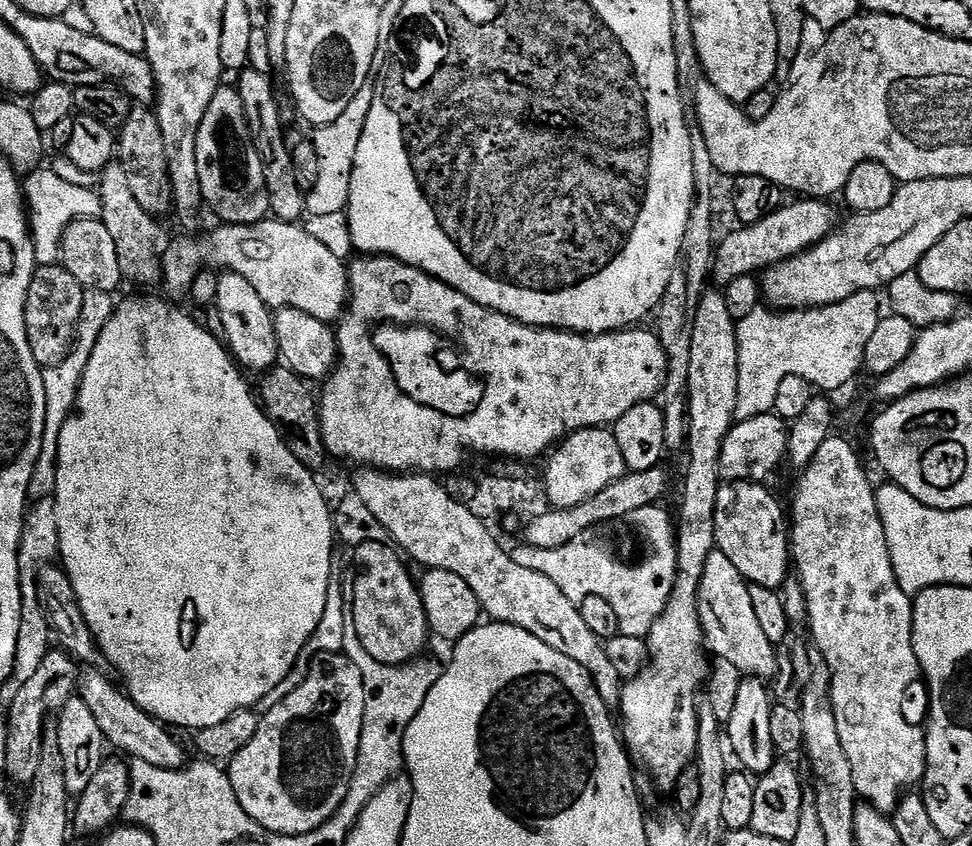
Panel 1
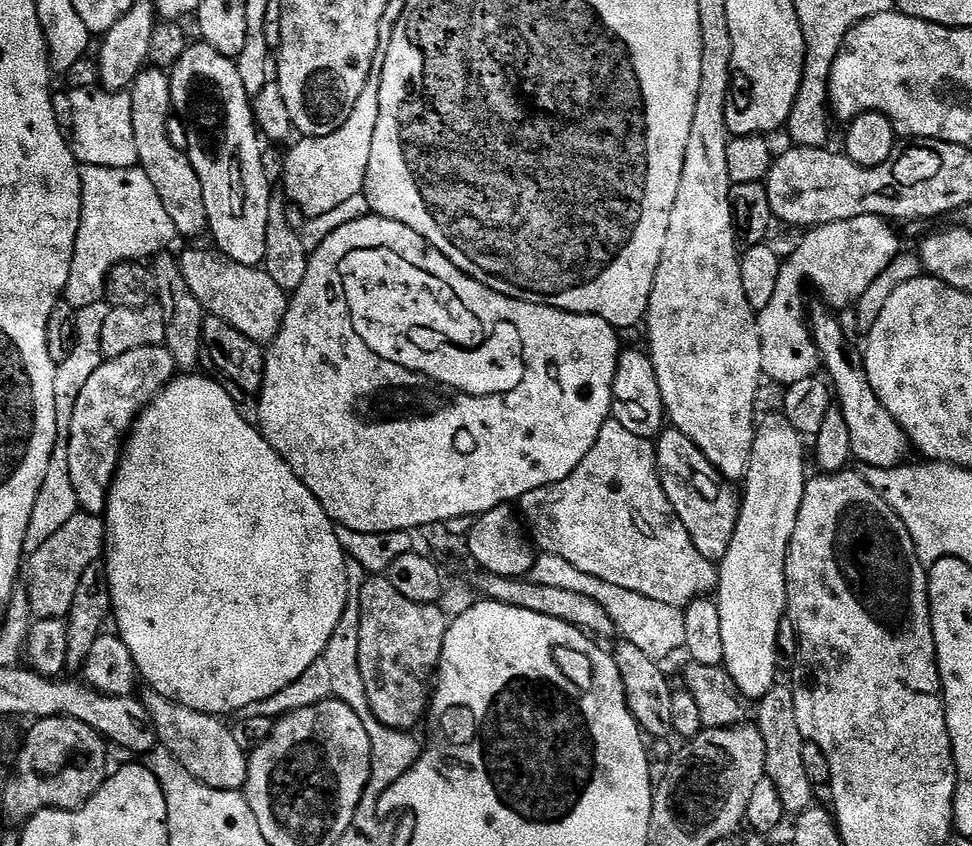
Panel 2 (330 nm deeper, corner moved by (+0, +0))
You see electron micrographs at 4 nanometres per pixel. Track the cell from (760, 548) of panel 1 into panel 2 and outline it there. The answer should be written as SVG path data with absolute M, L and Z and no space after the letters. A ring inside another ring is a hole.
M668 426L661 431L656 446L656 465L660 471L660 481L666 490L666 498L674 506L678 518L682 518L682 526L690 534L694 546L698 546L698 554L702 558L718 562L730 550L730 538L734 538L736 523L740 517L740 501L731 483L710 463L677 428Z

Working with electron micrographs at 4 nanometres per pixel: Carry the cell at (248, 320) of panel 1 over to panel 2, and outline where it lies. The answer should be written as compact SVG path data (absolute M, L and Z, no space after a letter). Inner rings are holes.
M155 66L145 67L130 89L132 98L132 121L134 122L134 140L138 146L139 167L154 182L166 214L176 223L179 235L200 236L208 232L206 202L202 198L202 182L188 160L183 147L176 148L172 136L168 133L168 119L173 119L172 82L165 69Z

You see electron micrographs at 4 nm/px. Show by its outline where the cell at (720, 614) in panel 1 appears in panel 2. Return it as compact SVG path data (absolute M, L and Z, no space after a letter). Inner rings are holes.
M609 418L602 426L602 430L598 430L598 438L594 442L594 446L588 451L586 458L582 458L582 462L570 475L562 478L562 482L557 484L542 486L538 490L530 490L518 501L518 508L522 513L522 519L527 531L534 541L535 547L540 552L558 554L558 558L566 558L566 562L570 562L570 566L578 566L578 570L582 570L582 574L602 578L602 582L610 582L610 586L622 586L622 590L634 590L634 594L654 598L654 602L666 602L670 606L680 608L681 606L686 606L692 600L707 597L718 583L717 565L711 560L702 558L702 554L698 554L698 546L694 546L686 526L682 526L682 518L678 518L670 498L666 498L666 490L662 486L660 471L656 465L655 443L649 437L630 434L630 430L626 430L626 426L622 426L622 422L618 422L615 418Z

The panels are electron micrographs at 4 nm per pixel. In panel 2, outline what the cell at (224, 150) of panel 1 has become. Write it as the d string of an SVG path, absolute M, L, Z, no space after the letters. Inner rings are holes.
M203 42L189 43L188 49L170 70L172 106L177 117L184 119L188 131L186 151L202 182L202 198L206 202L208 232L216 239L215 247L234 262L251 268L263 265L267 258L267 218L274 188L268 185L268 172L264 169L264 148L260 145L262 133L256 126L253 101L242 84L240 65L231 56L218 54Z

